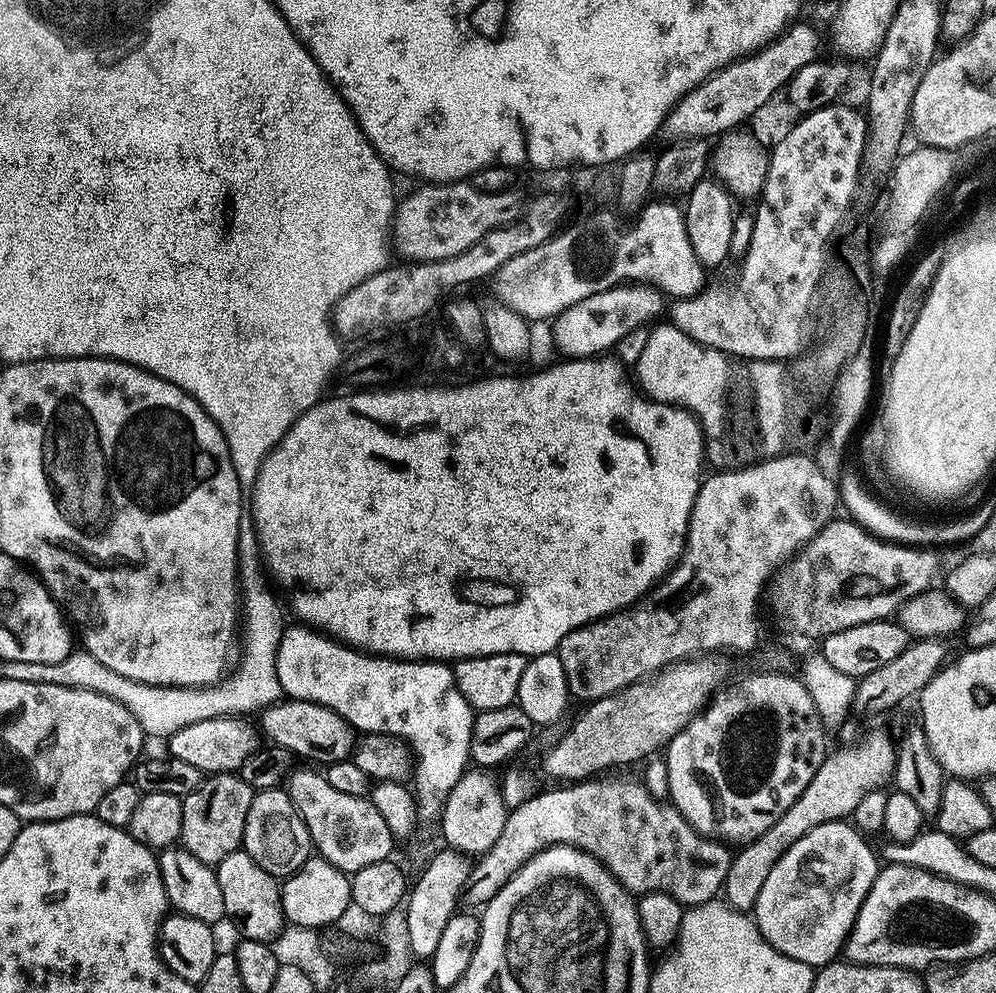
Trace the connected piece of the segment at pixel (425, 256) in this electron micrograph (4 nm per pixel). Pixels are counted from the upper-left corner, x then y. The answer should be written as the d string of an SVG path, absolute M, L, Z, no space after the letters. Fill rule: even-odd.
M457 182L443 186L420 186L417 192L401 199L396 205L390 229L390 244L408 262L441 260L454 254L462 254L482 234L510 224L517 219L522 200L515 191L482 192L468 182Z

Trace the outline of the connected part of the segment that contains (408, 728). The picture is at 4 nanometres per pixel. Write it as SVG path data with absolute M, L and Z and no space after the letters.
M304 626L296 627L300 628L285 627L276 655L280 687L287 697L326 706L337 712L359 733L387 734L410 742L411 749L416 753L415 768L425 772L426 778L440 781L441 787L448 787L448 784L456 784L460 780L465 773L460 765L468 768L470 764L468 751L474 709L466 702L466 698L462 698L452 669L447 663L373 656L350 648L319 631L309 630Z

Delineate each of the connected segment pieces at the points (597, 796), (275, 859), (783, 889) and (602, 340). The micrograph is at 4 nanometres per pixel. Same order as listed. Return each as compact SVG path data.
M589 778L583 782L558 786L562 788L556 788L553 792L529 795L517 808L511 809L506 826L502 826L502 834L498 834L498 842L494 842L494 846L490 846L490 850L473 863L472 875L468 877L466 885L469 902L477 906L487 904L532 856L556 845L568 845L588 852L629 894L666 892L681 906L717 899L732 865L733 853L721 841L710 840L695 832L677 808L672 807L671 803L654 799L643 783L604 779L608 778Z
M283 787L266 788L253 795L250 810L246 814L242 850L250 854L250 858L262 866L262 870L277 878L293 876L313 855L314 845L306 822Z
M831 820L822 826L814 826L814 830L810 830L810 834L798 838L798 842L794 842L794 846L790 846L785 850L782 858L778 858L778 862L774 862L770 874L766 874L766 882L762 882L762 890L758 890L758 898L756 899L754 909L756 928L762 934L764 941L770 946L774 946L774 950L778 950L783 956L790 957L791 960L806 962L813 966L823 966L833 963L843 953L844 946L848 942L848 936L852 933L852 927L858 918L858 910L862 906L862 902L866 898L870 886L876 881L876 873L878 871L876 856L872 853L871 846L863 839L867 840L851 823L844 820Z
M636 282L631 286L617 286L615 288L602 288L594 290L586 298L582 298L582 302L574 302L574 306L570 306L566 310L562 310L551 321L552 324L552 340L556 343L556 348L561 352L564 358L583 358L585 356L599 356L612 350L612 347L619 342L623 336L628 336L635 330L639 324L647 325L649 322L655 321L660 311L665 311L666 300L657 289L651 286L645 286L643 283Z

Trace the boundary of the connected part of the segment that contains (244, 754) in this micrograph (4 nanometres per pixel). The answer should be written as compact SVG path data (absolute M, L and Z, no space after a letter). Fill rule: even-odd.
M219 716L218 718L210 718L206 722L194 722L194 726L186 726L186 730L178 730L173 736L167 737L167 755L174 760L190 762L190 766L198 766L198 770L205 774L215 774L217 772L235 773L258 751L262 744L262 741L260 741L262 736L257 725L255 723L252 725L248 720L251 719L238 716Z

